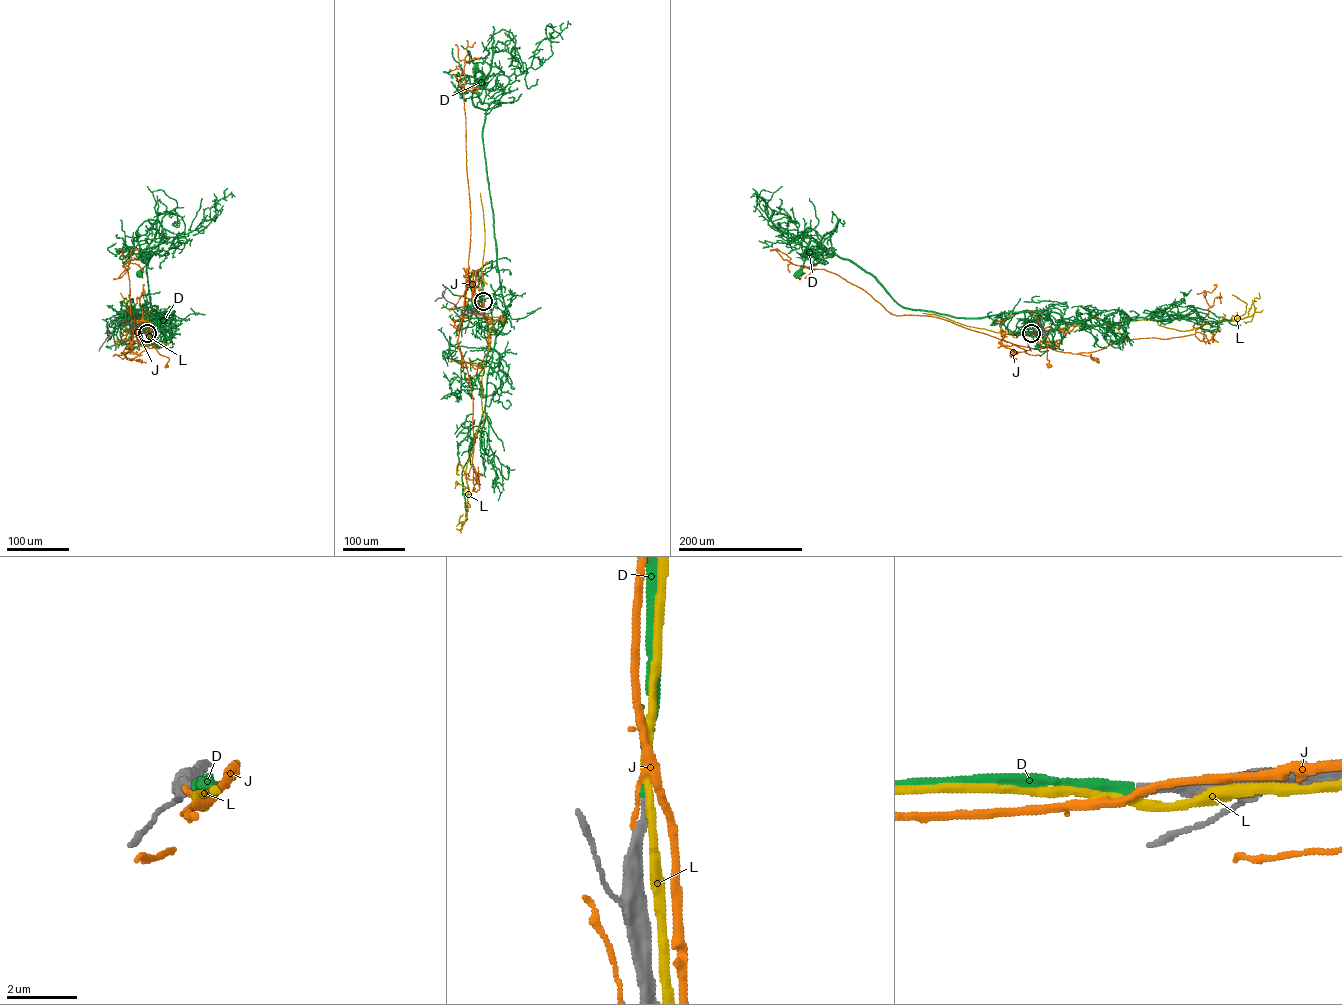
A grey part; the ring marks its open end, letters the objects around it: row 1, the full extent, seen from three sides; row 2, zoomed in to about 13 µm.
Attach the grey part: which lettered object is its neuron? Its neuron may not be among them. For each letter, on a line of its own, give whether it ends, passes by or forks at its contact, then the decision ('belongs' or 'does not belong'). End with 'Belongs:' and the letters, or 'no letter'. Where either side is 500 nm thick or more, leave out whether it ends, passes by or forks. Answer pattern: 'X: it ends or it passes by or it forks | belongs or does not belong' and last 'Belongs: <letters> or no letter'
D: it ends | belongs
J: it ends | does not belong
L: it passes by | does not belong
Belongs: D

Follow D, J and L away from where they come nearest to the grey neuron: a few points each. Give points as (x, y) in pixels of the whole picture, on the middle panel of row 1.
D: (483, 301), (480, 280), (496, 265), (496, 250), (482, 135), (489, 104), (481, 103), (485, 87), (475, 68)
J: (483, 302), (483, 312), (473, 312), (490, 317), (505, 317), (502, 319)
L: (483, 301), (490, 340), (481, 380), (484, 422), (476, 432), (467, 464), (467, 516), (462, 528), (456, 528)

